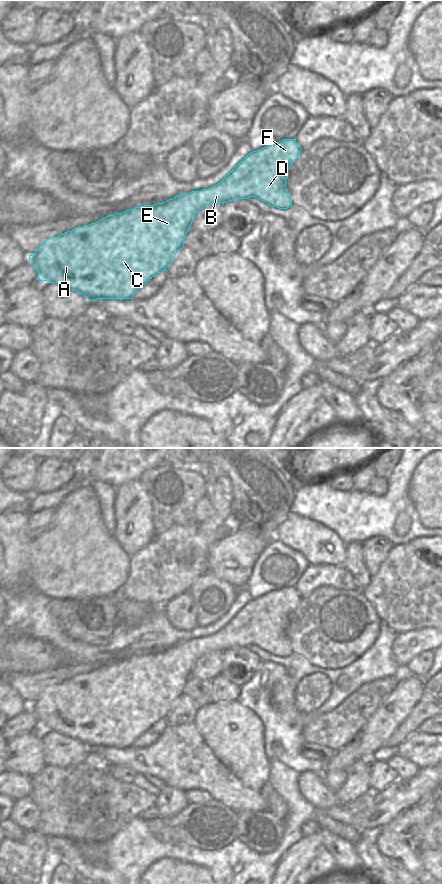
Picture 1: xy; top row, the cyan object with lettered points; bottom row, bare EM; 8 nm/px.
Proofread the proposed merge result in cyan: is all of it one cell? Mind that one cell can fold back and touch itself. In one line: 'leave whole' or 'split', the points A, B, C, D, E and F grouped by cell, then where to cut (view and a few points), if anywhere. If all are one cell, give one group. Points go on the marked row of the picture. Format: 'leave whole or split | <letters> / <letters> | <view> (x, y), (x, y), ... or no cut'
leave whole | A B C D E F | no cut

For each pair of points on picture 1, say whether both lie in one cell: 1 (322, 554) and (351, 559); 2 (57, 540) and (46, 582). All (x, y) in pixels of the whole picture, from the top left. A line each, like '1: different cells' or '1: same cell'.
1: different cells
2: same cell

